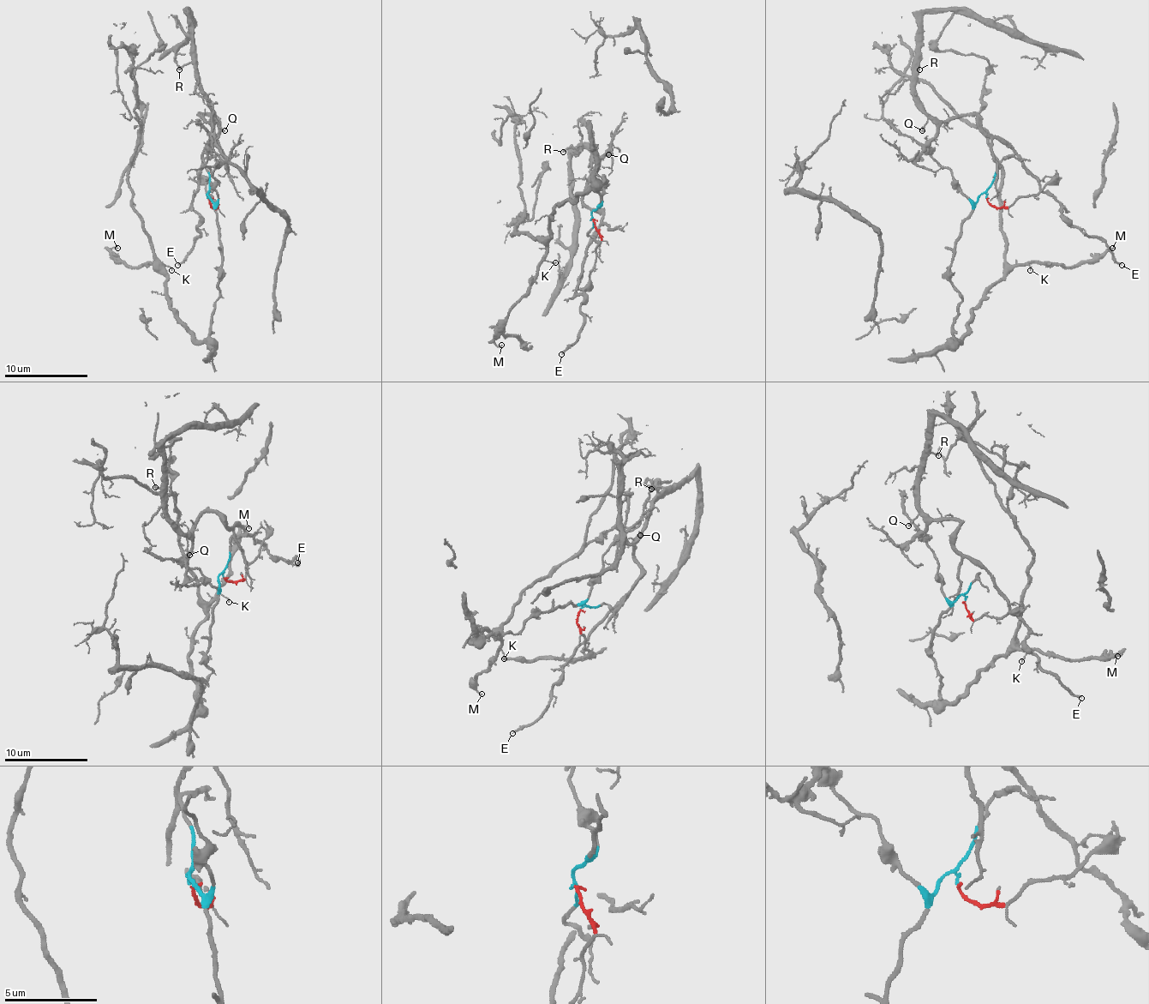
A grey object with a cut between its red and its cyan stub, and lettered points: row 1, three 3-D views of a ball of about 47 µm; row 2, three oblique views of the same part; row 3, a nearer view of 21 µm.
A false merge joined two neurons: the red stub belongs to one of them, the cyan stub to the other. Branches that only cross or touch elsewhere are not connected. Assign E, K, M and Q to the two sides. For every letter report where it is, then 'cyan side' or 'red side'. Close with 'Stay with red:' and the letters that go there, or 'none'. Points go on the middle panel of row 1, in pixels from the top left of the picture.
E: place (561, 354); red side
K: place (555, 262); cyan side
M: place (501, 345); cyan side
Q: place (608, 154); red side
Stay with red: E, Q

